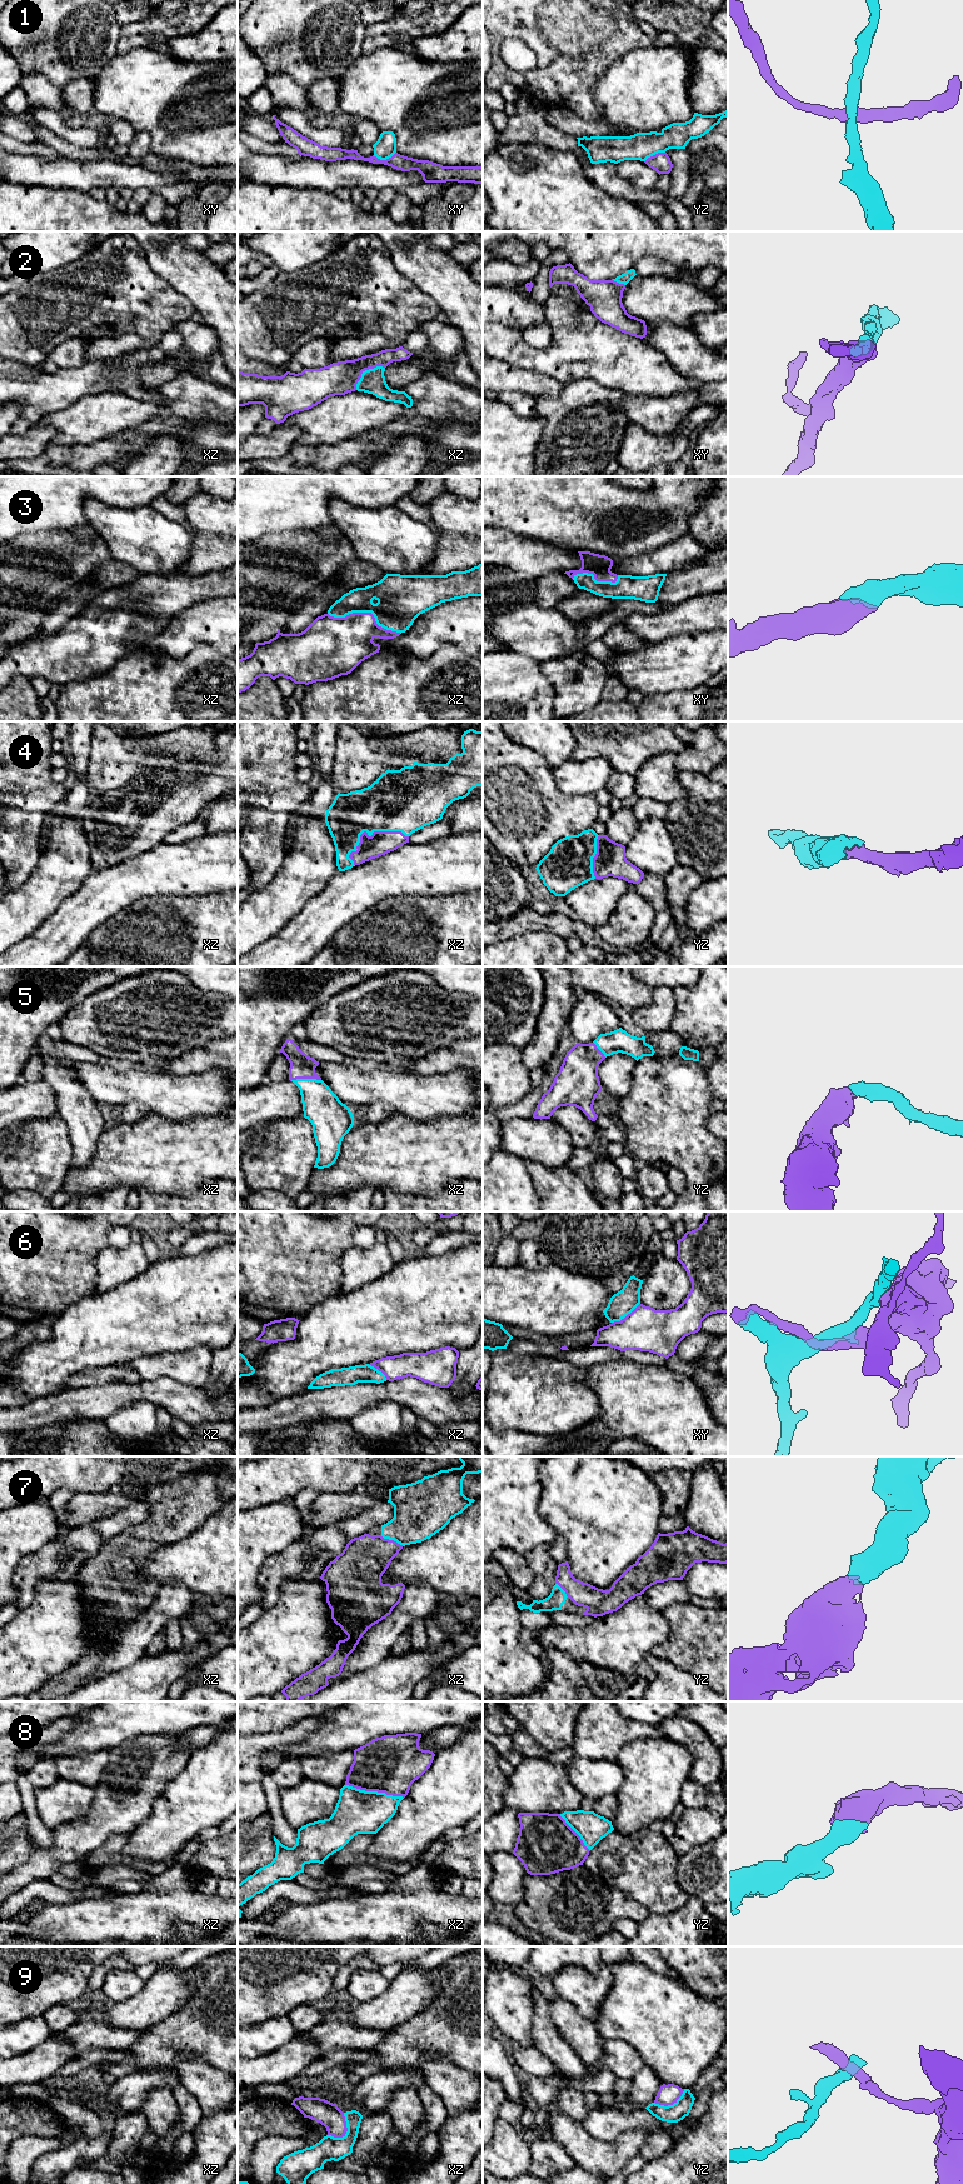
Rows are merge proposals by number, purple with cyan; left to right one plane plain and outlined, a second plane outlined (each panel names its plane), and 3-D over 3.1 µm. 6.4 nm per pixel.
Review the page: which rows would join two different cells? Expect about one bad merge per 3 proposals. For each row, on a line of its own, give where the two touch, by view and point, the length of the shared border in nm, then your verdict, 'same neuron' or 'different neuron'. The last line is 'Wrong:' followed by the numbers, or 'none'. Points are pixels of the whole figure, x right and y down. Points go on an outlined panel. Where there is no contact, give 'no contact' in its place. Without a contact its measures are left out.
1: meets purple in xy at (384, 160); contact 150 nm long; different neuron
2: meets purple in xz at (365, 369); contact 240 nm long; same neuron
3: meets purple in xz at (367, 613); contact 480 nm long; same neuron
4: meets purple in xz at (373, 834); contact 420 nm long; same neuron
5: meets purple in xz at (305, 1078); contact 200 nm long; same neuron
6: meets purple in xy at (627, 1315); contact 220 nm long; different neuron
7: meets purple in xz at (392, 1540); contact 170 nm long; same neuron
8: meets purple in xz at (374, 1790); contact 380 nm long; same neuron
9: meets purple in xz at (347, 2130); contact 190 nm long; different neuron
Wrong: 1, 6, 9

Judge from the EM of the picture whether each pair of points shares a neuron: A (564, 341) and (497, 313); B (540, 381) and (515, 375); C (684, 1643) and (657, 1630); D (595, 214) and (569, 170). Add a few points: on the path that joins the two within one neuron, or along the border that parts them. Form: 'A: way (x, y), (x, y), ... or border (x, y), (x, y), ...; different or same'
A: border (495, 323), (503, 323), (522, 331); different
B: way (534, 381), (522, 380); same
C: border (663, 1613), (668, 1623), (669, 1637), (649, 1652); different
D: way (584, 203), (569, 188), (569, 181); same

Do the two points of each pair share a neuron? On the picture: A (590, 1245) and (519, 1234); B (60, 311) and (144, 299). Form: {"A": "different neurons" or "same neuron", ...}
{"A": "same neuron", "B": "same neuron"}

